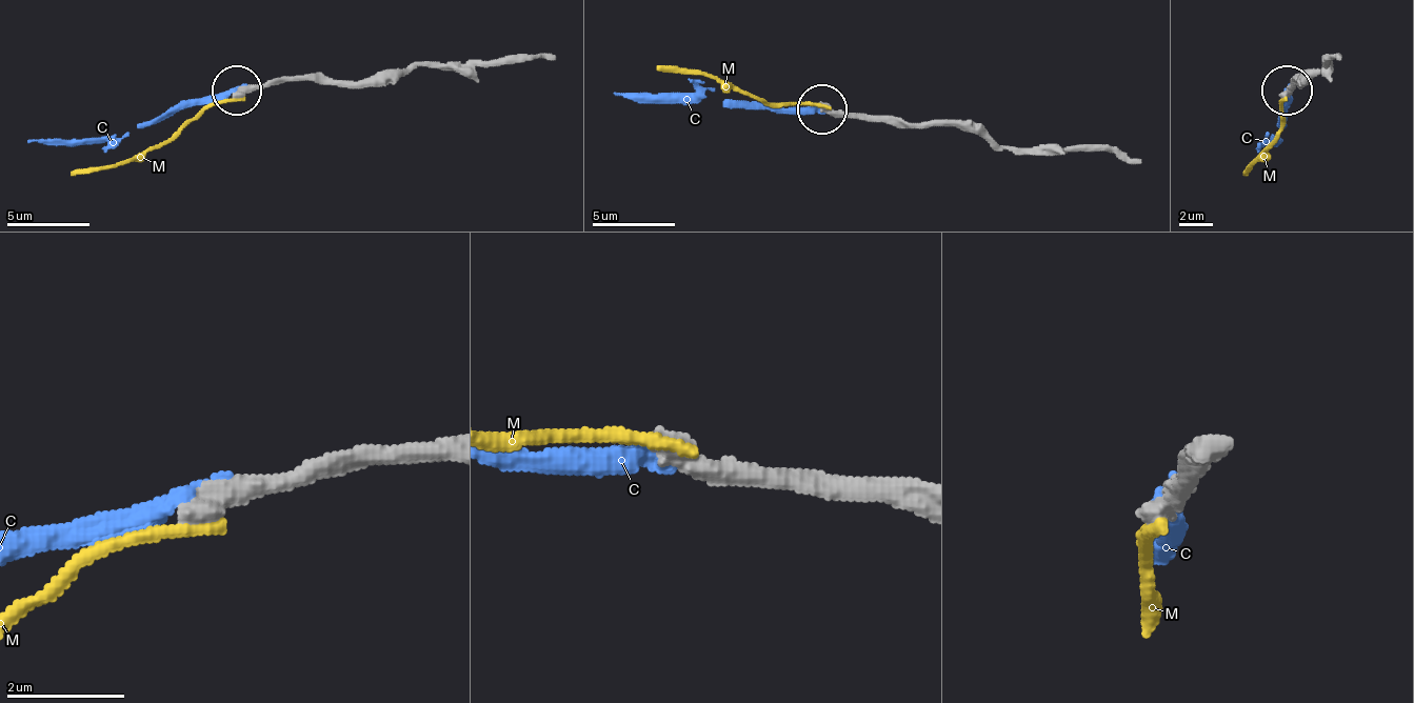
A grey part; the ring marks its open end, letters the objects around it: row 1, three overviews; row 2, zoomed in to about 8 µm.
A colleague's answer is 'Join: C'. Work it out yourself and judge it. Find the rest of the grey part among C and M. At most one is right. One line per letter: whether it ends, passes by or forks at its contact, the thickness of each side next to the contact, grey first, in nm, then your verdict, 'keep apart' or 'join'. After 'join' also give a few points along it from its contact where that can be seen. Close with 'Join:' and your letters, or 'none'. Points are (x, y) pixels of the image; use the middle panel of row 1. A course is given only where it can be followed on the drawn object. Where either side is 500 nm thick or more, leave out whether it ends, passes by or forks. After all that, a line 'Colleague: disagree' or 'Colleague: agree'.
C: calibres 500 and 340 nm; join; course (823, 108), (732, 108), (716, 92), (708, 96), (612, 92)
M: it ends; calibres 480 and 240 nm; keep apart
Join: C
Colleague: agree

